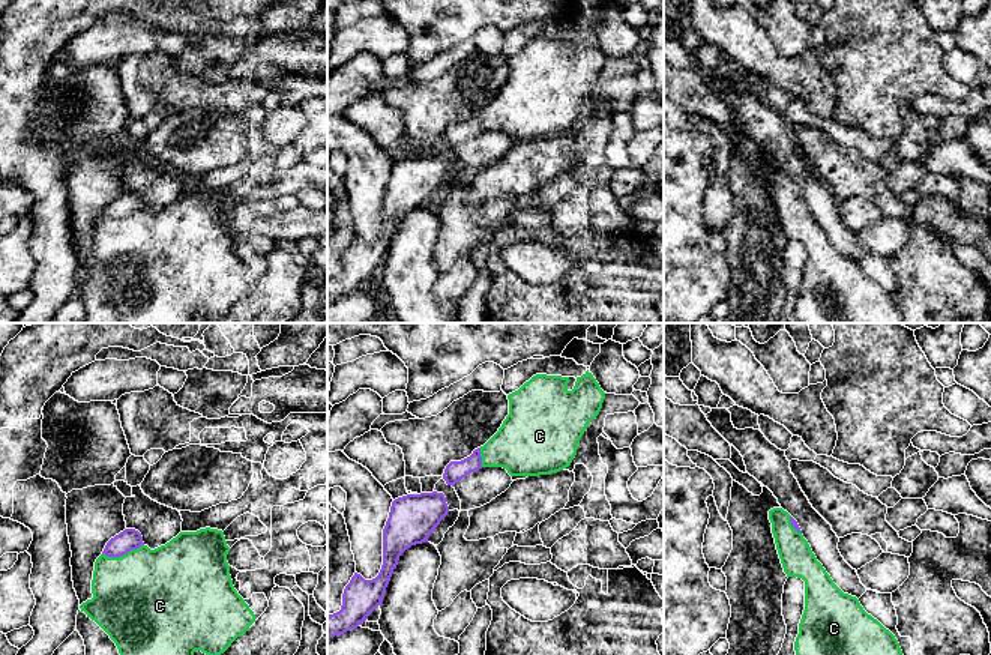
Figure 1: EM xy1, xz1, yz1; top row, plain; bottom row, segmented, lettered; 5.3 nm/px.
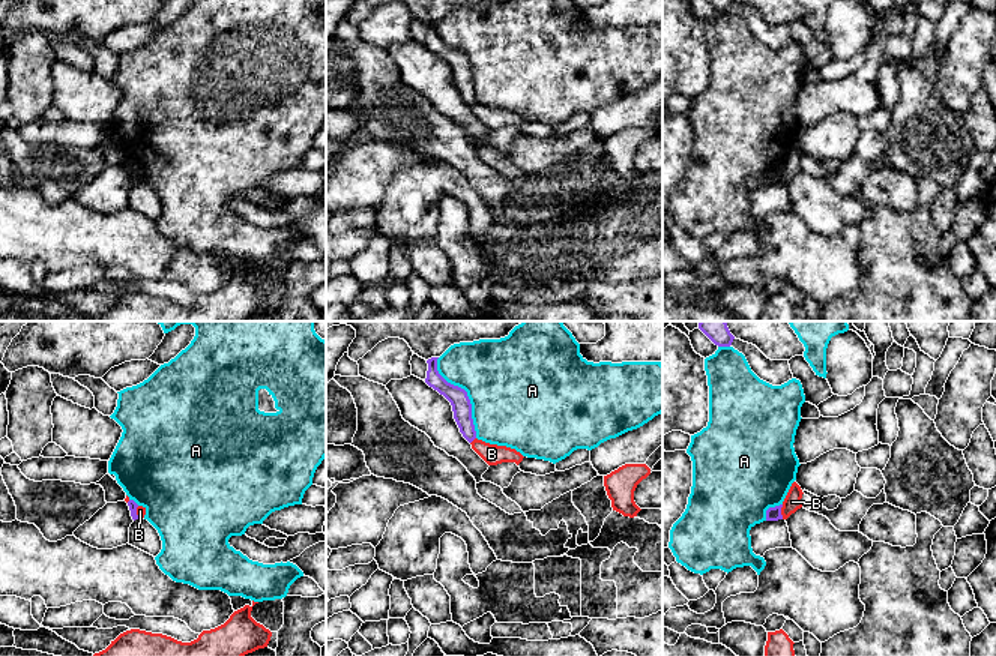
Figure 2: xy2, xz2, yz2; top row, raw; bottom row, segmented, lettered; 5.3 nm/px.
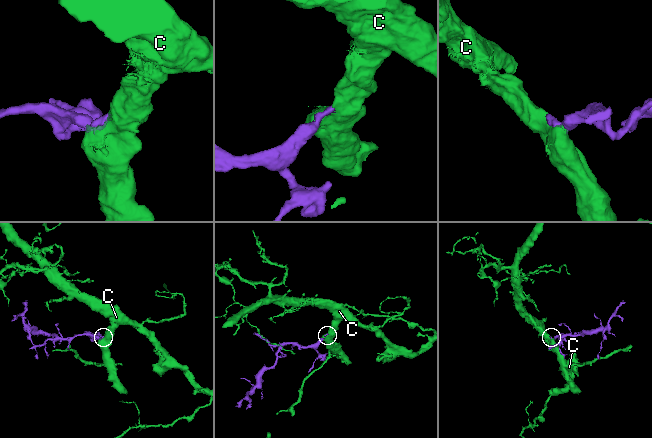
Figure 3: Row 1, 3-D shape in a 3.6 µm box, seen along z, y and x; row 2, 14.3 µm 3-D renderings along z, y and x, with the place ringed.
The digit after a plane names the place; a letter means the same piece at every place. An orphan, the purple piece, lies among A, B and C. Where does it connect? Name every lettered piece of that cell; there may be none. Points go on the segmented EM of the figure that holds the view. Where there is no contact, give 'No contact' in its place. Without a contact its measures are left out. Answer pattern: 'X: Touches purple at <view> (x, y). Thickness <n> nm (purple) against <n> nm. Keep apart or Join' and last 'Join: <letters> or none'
A: Touches purple at xz2 (466, 394). Thickness 110 nm (purple) against 480 nm. Keep apart
B: Touches purple at yz2 (780, 512). Thickness 80 nm (purple) against 90 nm. Keep apart
C: Touches purple at xy1 (122, 555). Thickness 120 nm (purple) against 500 nm. Join
Join: C

